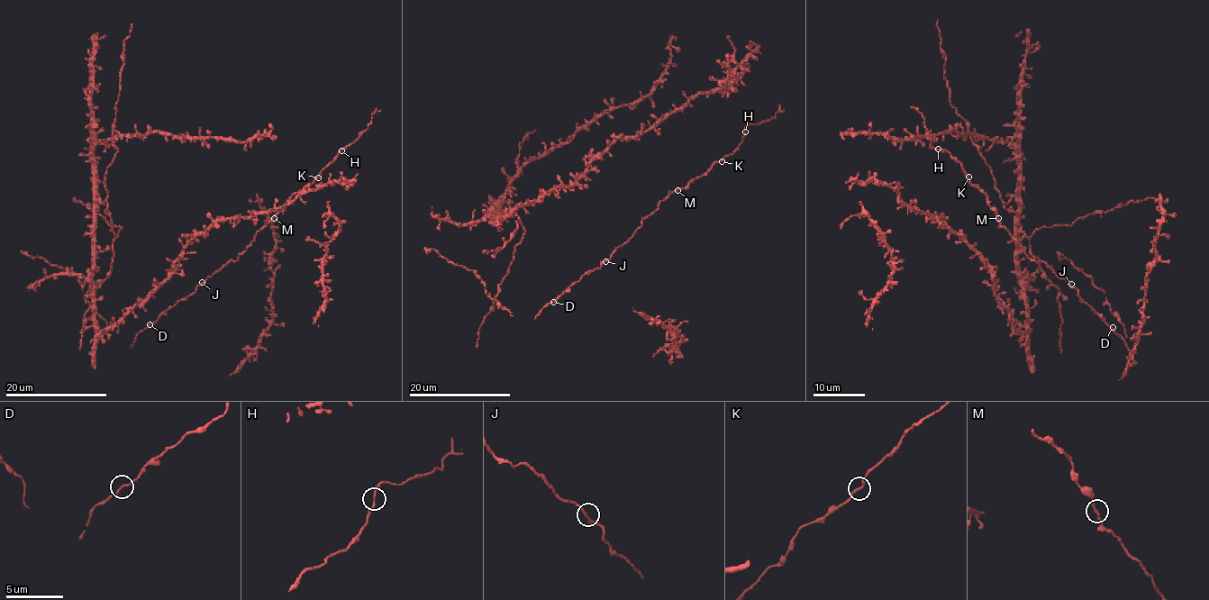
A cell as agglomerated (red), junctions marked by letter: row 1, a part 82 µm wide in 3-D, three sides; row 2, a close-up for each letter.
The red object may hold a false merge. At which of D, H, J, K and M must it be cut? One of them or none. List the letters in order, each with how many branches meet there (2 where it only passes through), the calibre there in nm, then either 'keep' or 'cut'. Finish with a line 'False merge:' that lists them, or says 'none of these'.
D: branches 2; calibre 160 nm; keep
H: branches 2; calibre 150 nm; keep
J: branches 2; calibre 180 nm; keep
K: branches 2; calibre 180 nm; keep
M: branches 2; calibre 180 nm; keep
False merge: none of these

